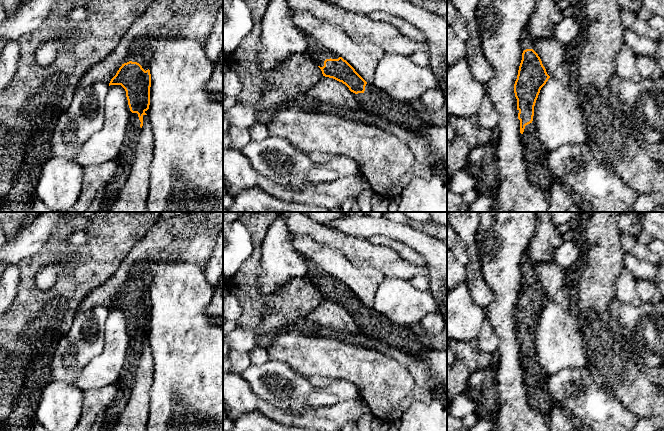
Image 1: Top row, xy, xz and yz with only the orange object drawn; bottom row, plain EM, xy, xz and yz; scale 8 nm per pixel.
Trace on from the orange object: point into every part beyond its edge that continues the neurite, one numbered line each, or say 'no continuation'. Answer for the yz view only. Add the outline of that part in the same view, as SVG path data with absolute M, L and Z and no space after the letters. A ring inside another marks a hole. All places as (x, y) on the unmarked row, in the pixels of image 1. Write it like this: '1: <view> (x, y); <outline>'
no continuation

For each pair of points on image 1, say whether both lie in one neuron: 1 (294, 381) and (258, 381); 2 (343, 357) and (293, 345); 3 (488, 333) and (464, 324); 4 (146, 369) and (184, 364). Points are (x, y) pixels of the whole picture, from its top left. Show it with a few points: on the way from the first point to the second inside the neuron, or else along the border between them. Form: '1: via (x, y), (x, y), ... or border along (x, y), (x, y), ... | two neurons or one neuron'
1: via (285, 381), (267, 381) | one neuron
2: via (331, 357), (309, 356), (305, 354) | one neuron
3: border along (486, 317), (475, 339) | two neurons
4: border along (149, 345), (152, 357), (152, 384), (150, 391) | two neurons

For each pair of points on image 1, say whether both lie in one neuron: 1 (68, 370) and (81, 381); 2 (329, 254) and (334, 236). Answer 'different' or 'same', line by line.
1: different
2: different

